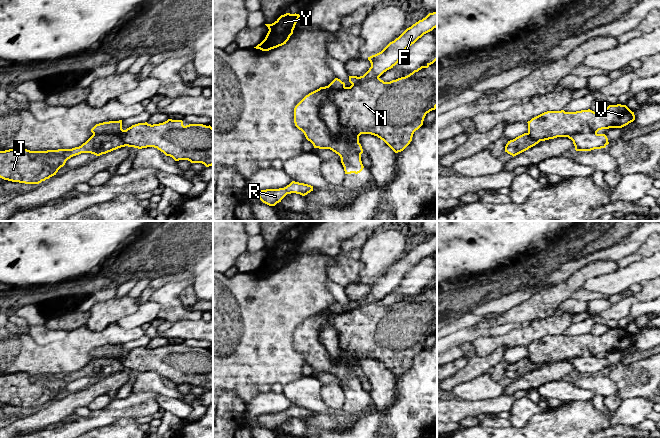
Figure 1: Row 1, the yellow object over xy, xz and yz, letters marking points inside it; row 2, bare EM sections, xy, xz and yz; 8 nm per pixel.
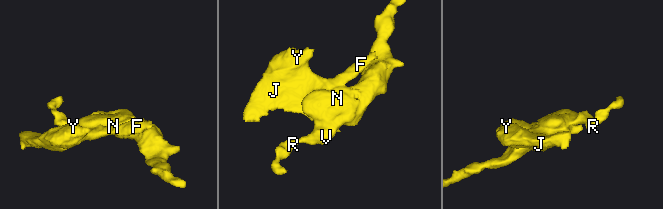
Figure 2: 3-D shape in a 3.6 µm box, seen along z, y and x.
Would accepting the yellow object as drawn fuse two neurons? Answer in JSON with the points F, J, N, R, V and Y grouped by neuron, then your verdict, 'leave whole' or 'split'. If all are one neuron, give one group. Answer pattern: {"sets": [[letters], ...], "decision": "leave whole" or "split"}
{"sets": [["F", "J", "Y"], ["N", "R", "V"]], "decision": "split"}

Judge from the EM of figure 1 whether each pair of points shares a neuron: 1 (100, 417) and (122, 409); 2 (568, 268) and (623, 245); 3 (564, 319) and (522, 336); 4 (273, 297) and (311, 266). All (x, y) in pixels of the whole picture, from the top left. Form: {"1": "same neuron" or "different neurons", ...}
{"1": "same neuron", "2": "same neuron", "3": "same neuron", "4": "same neuron"}

